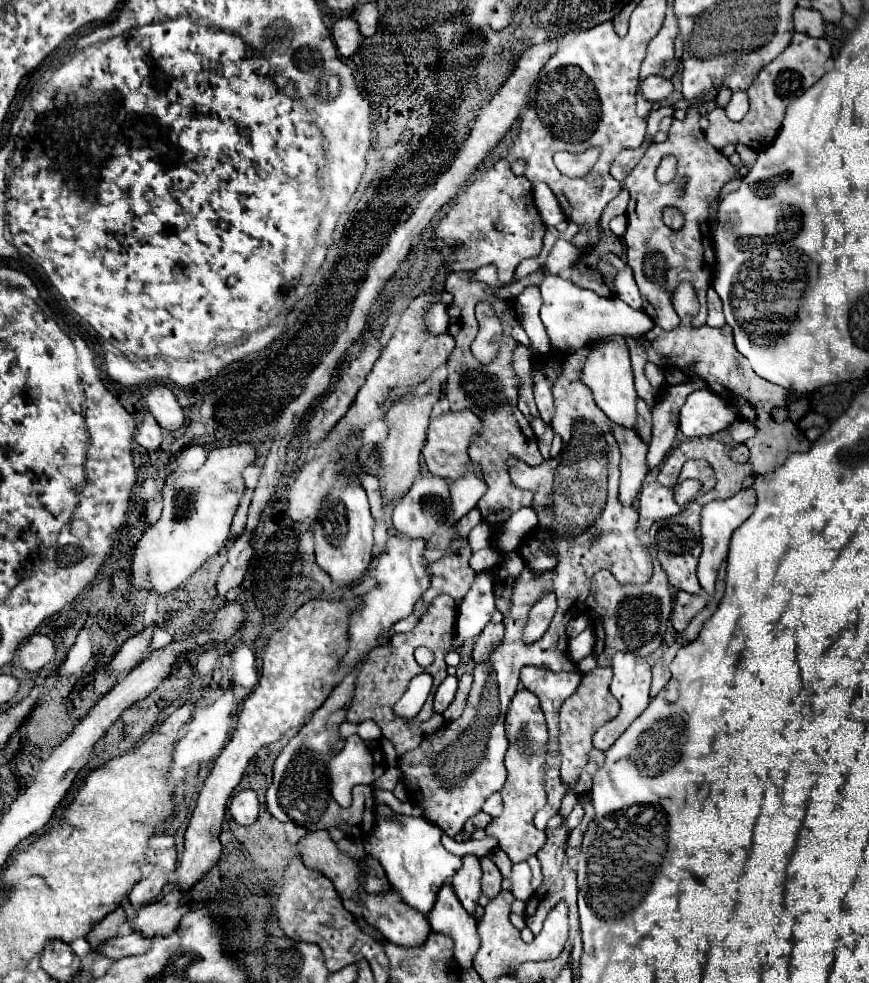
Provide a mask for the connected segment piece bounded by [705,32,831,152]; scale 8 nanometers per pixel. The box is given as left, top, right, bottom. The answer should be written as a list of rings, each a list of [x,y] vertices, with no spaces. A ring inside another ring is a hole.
[[[795,32],[791,44],[775,58],[775,62],[767,64],[759,72],[755,82],[747,88],[751,108],[743,120],[729,122],[729,124],[713,124],[713,114],[709,116],[709,128],[705,132],[709,144],[713,144],[715,148],[721,150],[727,144],[741,142],[741,144],[753,148],[755,152],[767,150],[767,146],[771,146],[771,142],[775,140],[775,134],[781,128],[787,104],[793,98],[801,96],[807,88],[811,88],[825,74],[823,64],[829,60],[829,56],[831,56],[831,46],[823,38],[811,38],[807,34]]]

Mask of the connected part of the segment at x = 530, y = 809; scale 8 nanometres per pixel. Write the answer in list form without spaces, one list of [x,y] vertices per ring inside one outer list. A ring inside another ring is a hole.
[[[525,688],[517,690],[511,702],[511,710],[507,710],[507,736],[509,736],[509,750],[505,754],[505,766],[509,776],[501,790],[503,814],[491,820],[491,824],[487,826],[487,836],[499,840],[499,848],[511,858],[511,862],[523,862],[527,856],[537,854],[537,850],[545,844],[547,838],[547,834],[543,830],[537,830],[533,824],[535,812],[541,810],[547,802],[543,790],[547,726],[539,698]]]

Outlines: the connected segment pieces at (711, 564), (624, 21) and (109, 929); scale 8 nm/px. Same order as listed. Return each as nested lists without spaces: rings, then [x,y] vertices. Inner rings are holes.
[[[753,488],[741,490],[735,496],[727,498],[727,500],[713,500],[709,504],[703,506],[701,510],[701,540],[703,540],[703,552],[699,558],[699,568],[697,568],[697,576],[699,576],[699,584],[703,586],[703,590],[707,594],[715,592],[715,578],[717,572],[721,568],[723,558],[727,556],[727,548],[729,548],[729,540],[733,536],[733,532],[753,514],[755,508],[755,492]]]
[[[632,1],[630,4],[623,7],[621,12],[619,12],[615,18],[613,18],[612,22],[614,24],[614,29],[619,36],[624,37],[627,34],[629,18],[636,5],[637,3]],[[621,30],[623,30],[623,32],[621,32]]]
[[[119,906],[115,912],[111,912],[109,916],[105,916],[89,934],[87,934],[87,940],[91,944],[91,948],[95,948],[99,942],[107,940],[107,938],[113,938],[117,936],[119,932],[119,926],[127,920],[127,914],[125,914],[125,908]]]

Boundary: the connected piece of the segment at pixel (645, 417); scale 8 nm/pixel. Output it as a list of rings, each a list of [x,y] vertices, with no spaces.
[[[643,398],[637,400],[637,426],[635,430],[641,434],[643,440],[649,442],[651,438],[651,408],[645,404]]]

